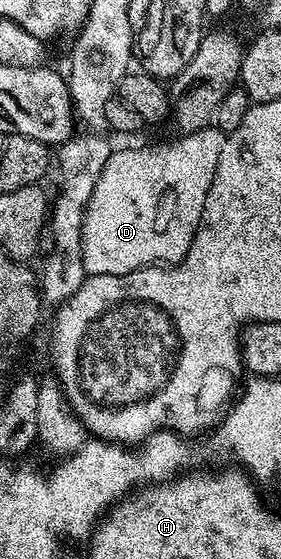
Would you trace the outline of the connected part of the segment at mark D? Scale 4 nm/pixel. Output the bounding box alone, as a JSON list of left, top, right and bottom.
[83,124,228,275]

